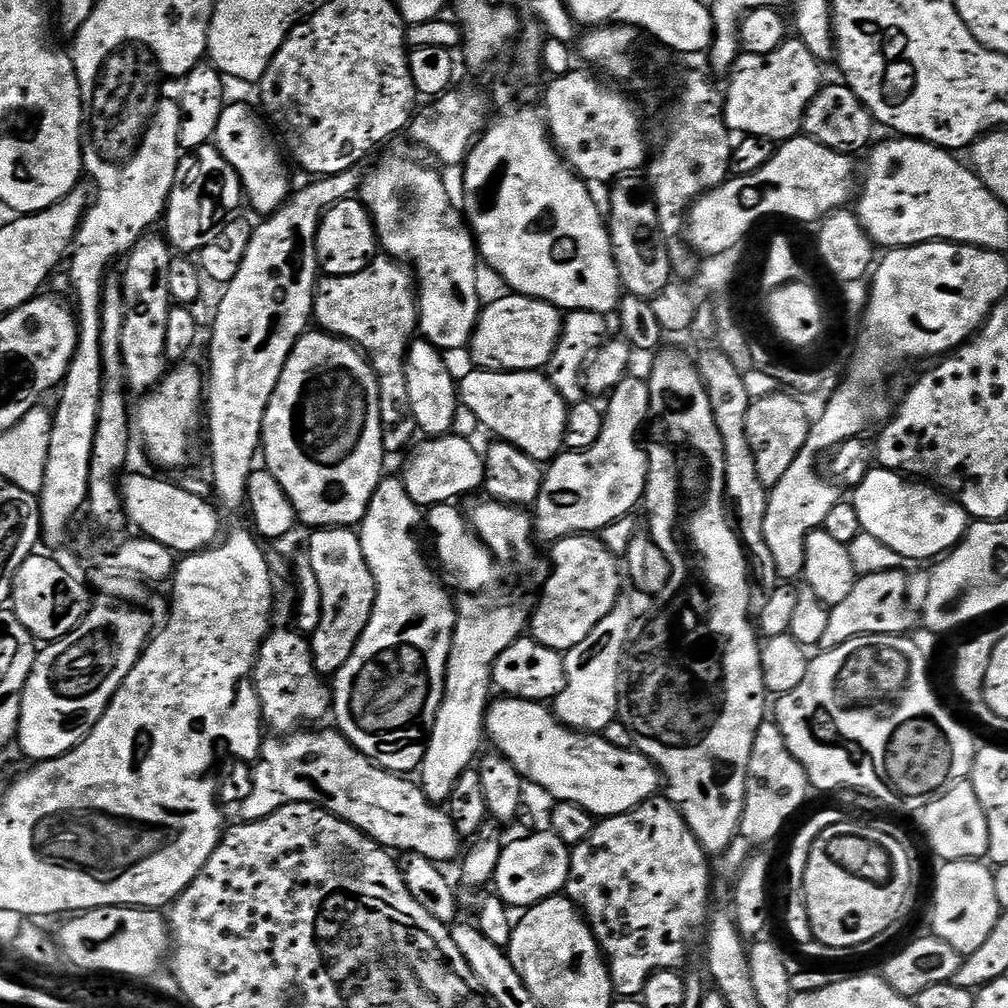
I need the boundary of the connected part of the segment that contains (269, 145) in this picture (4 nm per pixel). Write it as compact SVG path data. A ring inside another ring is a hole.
M225 103L224 109L221 110L221 117L218 118L214 143L222 154L222 158L226 158L226 162L230 162L230 166L234 166L247 203L249 200L253 210L260 212L261 217L266 217L278 211L287 202L293 191L294 183L292 184L291 178L288 177L288 168L284 165L285 157L270 131L269 125L265 123L257 109L256 112L248 104Z

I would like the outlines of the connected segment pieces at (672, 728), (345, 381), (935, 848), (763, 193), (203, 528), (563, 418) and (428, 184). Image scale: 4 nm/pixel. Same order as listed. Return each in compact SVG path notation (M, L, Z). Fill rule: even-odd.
M680 352L655 353L656 361L652 364L652 377L647 377L647 384L653 397L668 400L668 409L660 420L660 432L656 436L656 445L649 447L649 472L647 488L644 492L643 503L647 506L648 514L652 522L650 535L652 541L659 546L662 554L666 554L668 565L672 571L668 575L668 585L660 593L658 600L660 605L643 620L635 629L634 638L629 639L628 647L624 649L624 665L620 668L620 710L618 718L632 732L635 751L640 752L646 758L650 758L653 764L660 769L663 783L666 785L667 799L682 814L682 818L690 826L690 830L698 838L698 842L709 854L727 853L728 847L736 839L740 830L740 819L744 813L744 801L748 799L748 767L750 766L750 754L754 750L754 738L758 726L766 719L764 707L768 704L770 693L764 685L762 674L762 662L760 661L761 641L758 639L758 628L748 617L748 607L752 604L753 581L750 579L750 557L740 542L740 533L736 531L733 521L730 519L730 508L726 503L726 462L724 461L724 443L722 434L718 434L718 426L714 422L714 410L710 406L708 391L704 380L700 376L699 367L691 364Z
M309 330L296 340L294 350L290 358L286 358L286 366L282 370L282 378L270 398L270 406L266 410L264 419L264 434L262 437L262 460L265 460L266 471L282 486L286 498L290 498L292 508L296 512L297 521L301 525L309 524L309 529L330 528L333 526L356 526L363 520L370 502L374 498L374 490L378 490L381 480L385 479L384 459L384 423L382 422L382 410L380 409L380 383L376 377L376 371L372 369L372 363L367 356L341 336L332 336L328 332Z
M970 782L955 784L946 790L946 794L925 806L918 820L937 861L983 861L987 857L990 850L990 825L986 823L986 810L982 810L982 802L978 802L978 794L974 794L974 786Z
M803 134L783 141L774 158L770 158L762 170L754 170L754 174L745 176L732 176L693 204L686 221L687 243L697 253L710 257L738 243L745 243L744 235L767 216L785 216L804 224L823 220L836 209L845 207L857 195L858 168L856 172L852 160L855 159L849 153L830 150Z
M128 476L122 480L122 512L128 515L139 535L162 542L173 554L195 554L215 545L216 531L220 528L220 516L215 503L207 504L196 492L187 492L168 480L156 476Z
M471 371L459 377L458 400L463 407L474 410L474 418L478 418L481 429L489 428L497 441L513 444L541 462L551 462L565 451L564 435L570 405L543 371Z
M384 156L365 180L363 177L358 188L358 199L372 216L379 247L383 251L385 248L388 251L385 253L391 259L407 262L414 269L418 281L419 335L445 354L456 352L459 348L467 349L472 343L472 335L482 311L480 284L476 281L478 249L467 227L455 228L452 225L452 200L448 197L448 188L443 178L434 169L408 156Z

